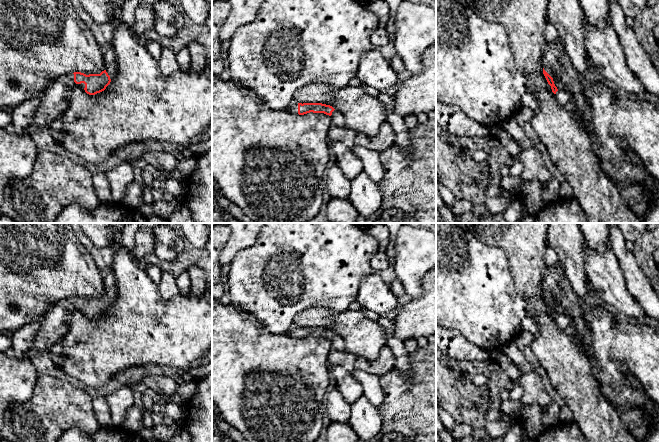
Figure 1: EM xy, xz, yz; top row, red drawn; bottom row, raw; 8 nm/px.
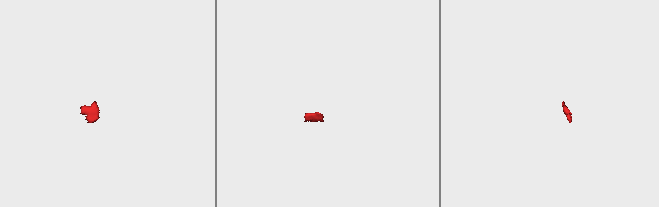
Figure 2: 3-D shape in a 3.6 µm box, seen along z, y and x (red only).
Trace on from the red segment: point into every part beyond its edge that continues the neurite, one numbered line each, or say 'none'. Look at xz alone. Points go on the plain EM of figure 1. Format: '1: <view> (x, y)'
1: xz (293, 332)
2: xz (338, 344)

